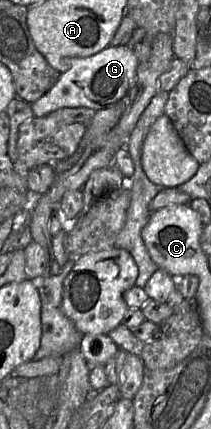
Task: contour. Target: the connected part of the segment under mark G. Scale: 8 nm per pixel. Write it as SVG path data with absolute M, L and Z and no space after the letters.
M127 45L108 46L89 57L64 57L68 69L61 73L54 86L31 104L35 117L45 117L64 107L86 107L95 111L119 102L137 80L139 65L135 53Z

